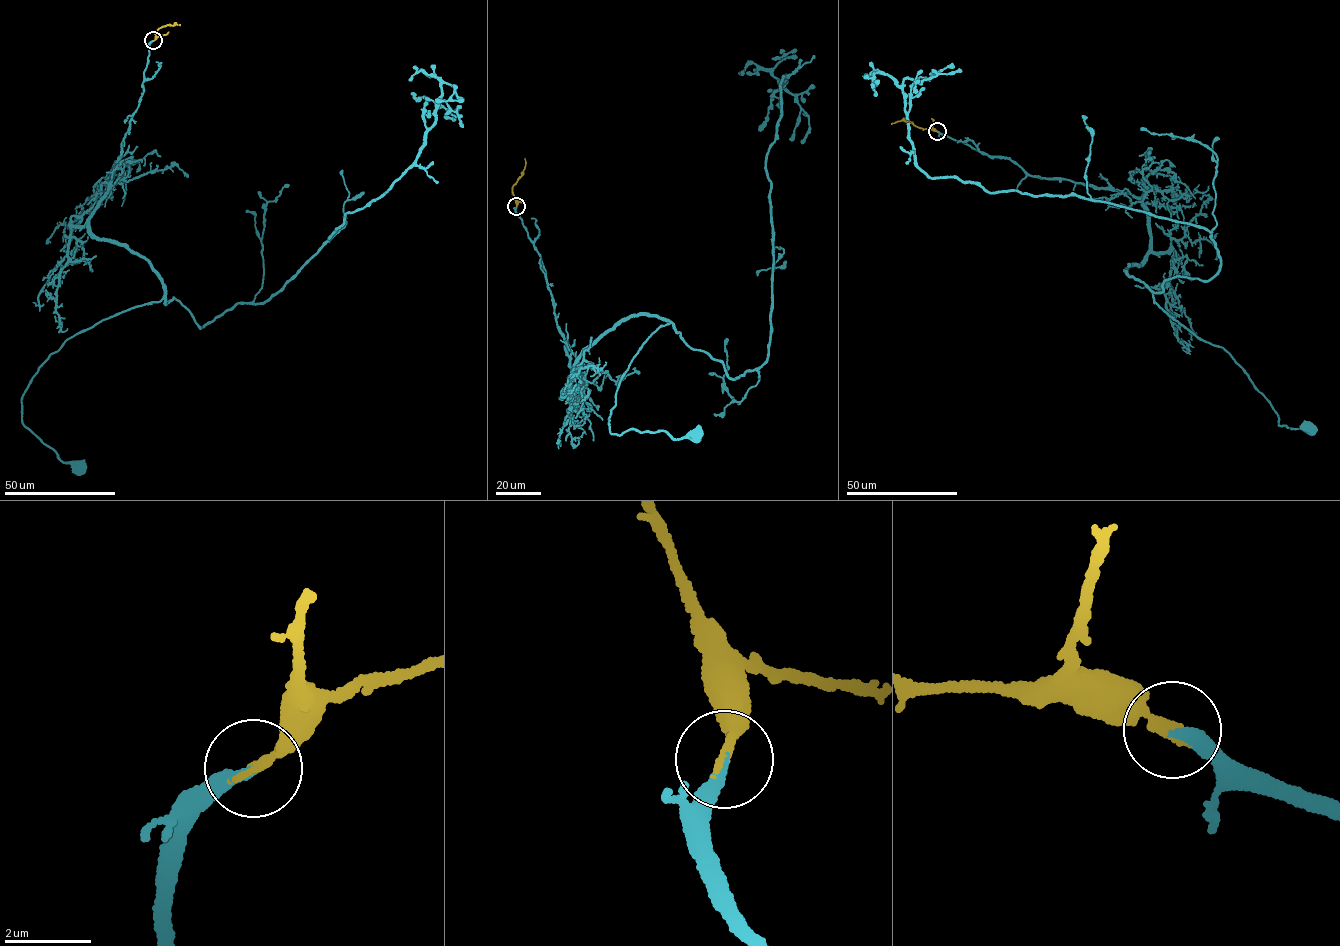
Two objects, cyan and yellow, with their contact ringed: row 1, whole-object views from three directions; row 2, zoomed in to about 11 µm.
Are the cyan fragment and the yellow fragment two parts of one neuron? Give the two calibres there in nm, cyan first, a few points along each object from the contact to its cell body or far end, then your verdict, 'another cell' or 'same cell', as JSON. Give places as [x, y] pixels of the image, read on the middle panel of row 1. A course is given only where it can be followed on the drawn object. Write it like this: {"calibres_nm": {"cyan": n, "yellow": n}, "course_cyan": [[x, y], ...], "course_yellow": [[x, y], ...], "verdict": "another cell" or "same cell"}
{"calibres_nm": {"cyan": 280, "yellow": 220}, "course_cyan": [[516, 206], [574, 375], [580, 356], [621, 321], [650, 314], [669, 323], [621, 379], [611, 433], [696, 436]], "course_yellow": [[516, 206], [512, 186], [524, 168], [525, 158]], "verdict": "same cell"}

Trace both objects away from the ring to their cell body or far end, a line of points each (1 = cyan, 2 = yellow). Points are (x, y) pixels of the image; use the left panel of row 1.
1: (153, 40), (89, 219), (91, 234), (157, 272), (163, 298), (69, 338), (21, 400), (25, 426), (80, 467)
2: (153, 40), (159, 28), (179, 25)

